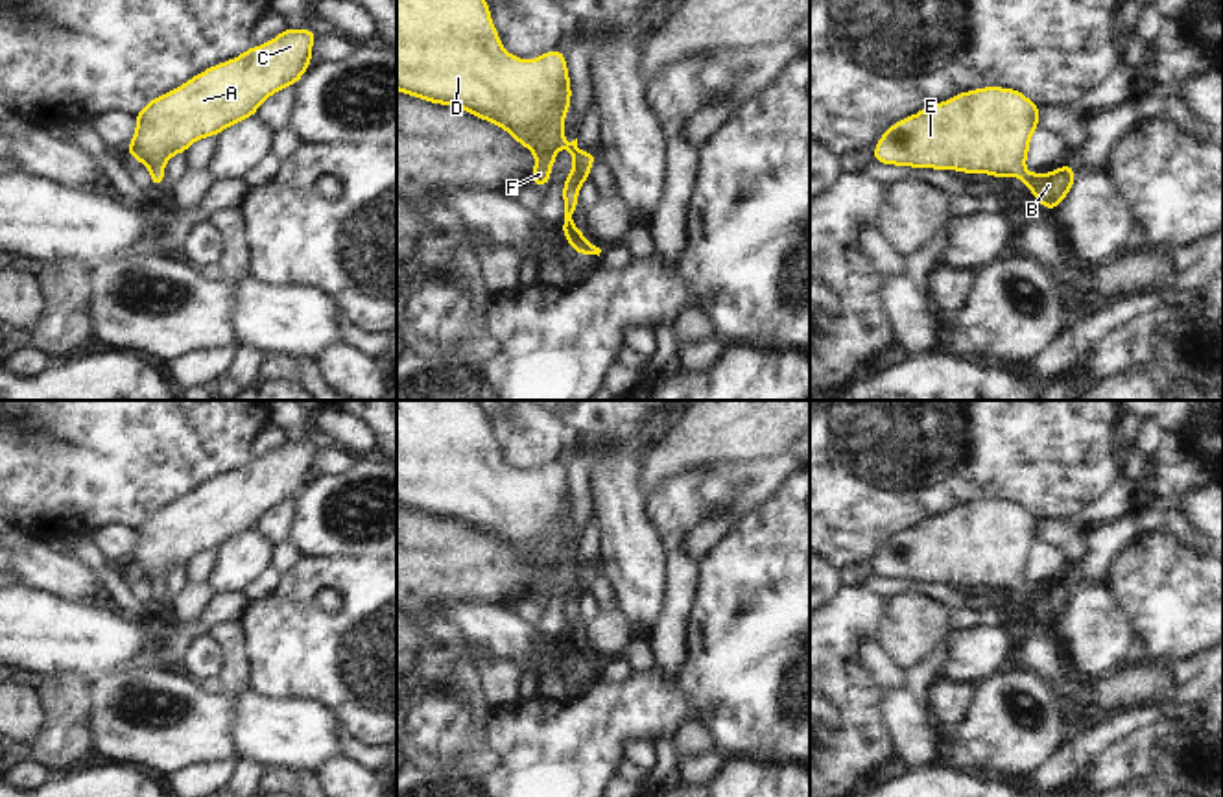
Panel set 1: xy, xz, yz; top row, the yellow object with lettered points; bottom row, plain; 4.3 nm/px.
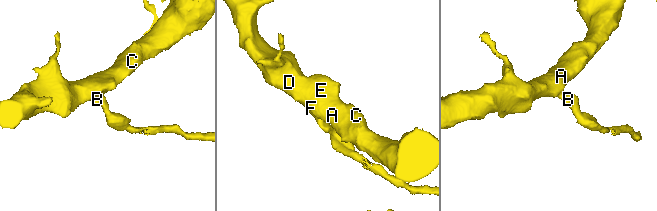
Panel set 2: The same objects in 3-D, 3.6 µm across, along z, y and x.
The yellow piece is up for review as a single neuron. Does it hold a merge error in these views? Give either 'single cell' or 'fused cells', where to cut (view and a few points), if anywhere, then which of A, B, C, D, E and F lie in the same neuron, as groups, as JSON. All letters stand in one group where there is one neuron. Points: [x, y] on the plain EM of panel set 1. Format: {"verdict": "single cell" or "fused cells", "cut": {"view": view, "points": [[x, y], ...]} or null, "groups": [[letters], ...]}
{"verdict": "single cell", "cut": null, "groups": [["A", "B", "C", "D", "E", "F"]]}

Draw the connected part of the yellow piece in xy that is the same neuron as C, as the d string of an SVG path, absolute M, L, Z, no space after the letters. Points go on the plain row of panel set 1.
M286 441L266 458L251 459L234 472L216 480L207 480L177 502L155 509L142 524L135 528L137 542L127 559L127 566L144 577L151 587L151 598L164 598L164 579L177 568L207 550L223 546L229 539L255 529L256 522L275 506L293 500L312 478L312 458L317 448L306 443Z

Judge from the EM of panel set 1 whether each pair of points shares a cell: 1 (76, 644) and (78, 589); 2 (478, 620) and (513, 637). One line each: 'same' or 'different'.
1: different
2: same

